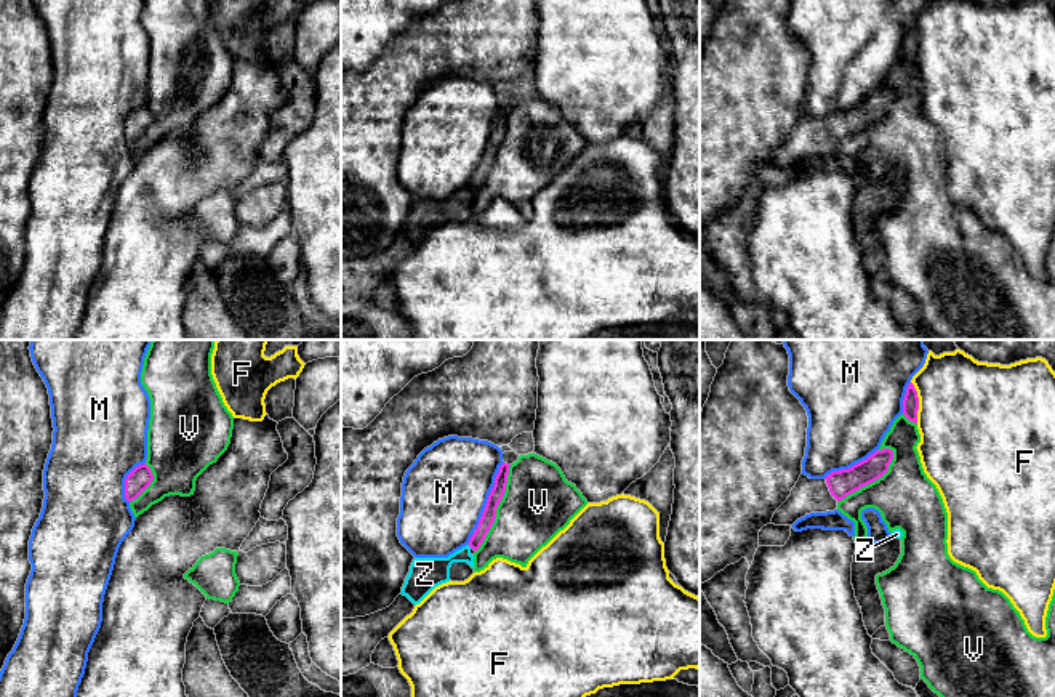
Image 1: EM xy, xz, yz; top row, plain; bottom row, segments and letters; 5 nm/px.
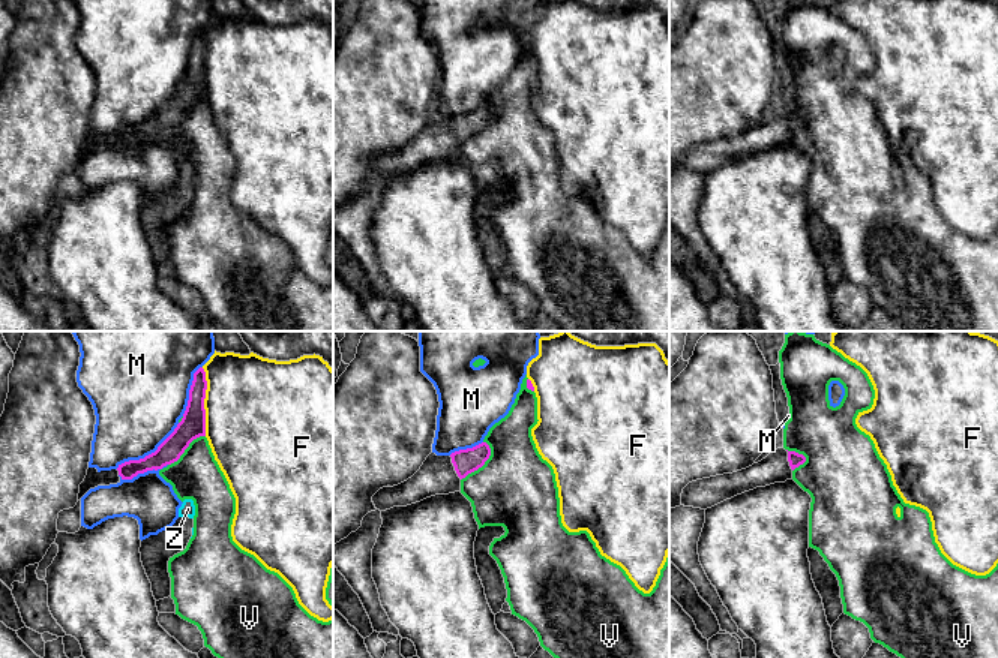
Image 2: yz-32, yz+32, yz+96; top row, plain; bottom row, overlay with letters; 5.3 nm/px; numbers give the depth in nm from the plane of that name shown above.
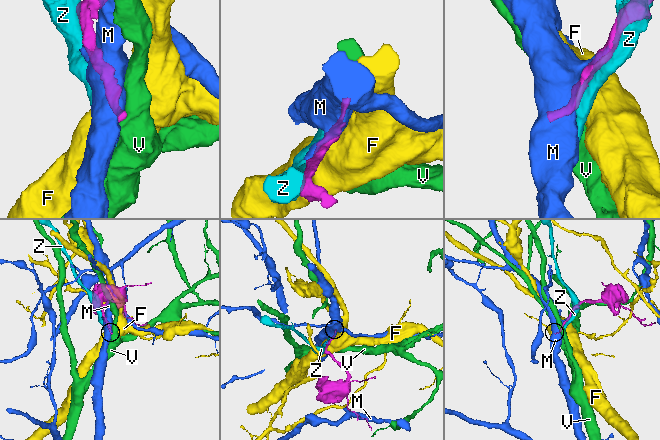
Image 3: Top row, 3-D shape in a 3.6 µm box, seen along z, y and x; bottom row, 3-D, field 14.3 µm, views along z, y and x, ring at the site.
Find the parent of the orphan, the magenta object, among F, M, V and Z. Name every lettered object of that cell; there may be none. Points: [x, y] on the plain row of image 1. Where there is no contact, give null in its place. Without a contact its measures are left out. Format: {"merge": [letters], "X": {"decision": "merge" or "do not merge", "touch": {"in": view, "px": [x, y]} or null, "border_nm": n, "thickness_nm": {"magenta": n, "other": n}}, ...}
{"merge": [], "F": {"decision": "do not merge", "touch": {"in": "yz", "px": [918, 44]}, "border_nm": 220, "thickness_nm": {"magenta": 80, "other": 480}}, "M": {"decision": "do not merge", "touch": {"in": "xz", "px": [487, 145]}, "border_nm": 460, "thickness_nm": {"magenta": 70, "other": 420}}, "V": {"decision": "do not merge", "touch": {"in": "xz", "px": [497, 148]}, "border_nm": 480, "thickness_nm": {"magenta": 70, "other": 360}}, "Z": {"decision": "do not merge", "touch": {"in": "xz", "px": [469, 186]}, "border_nm": 40, "thickness_nm": {"magenta": 70, "other": 160}}}

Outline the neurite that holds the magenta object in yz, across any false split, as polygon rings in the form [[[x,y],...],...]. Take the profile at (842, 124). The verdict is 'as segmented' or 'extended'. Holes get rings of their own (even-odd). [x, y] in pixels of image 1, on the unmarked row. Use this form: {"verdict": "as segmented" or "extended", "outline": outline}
{"verdict": "extended", "outline": [[[882,90],[848,111],[832,112],[824,120],[810,120],[800,115],[791,136],[775,152],[770,165],[792,167],[805,155],[837,151],[837,144],[847,136],[882,119],[892,101],[893,91]]]}

